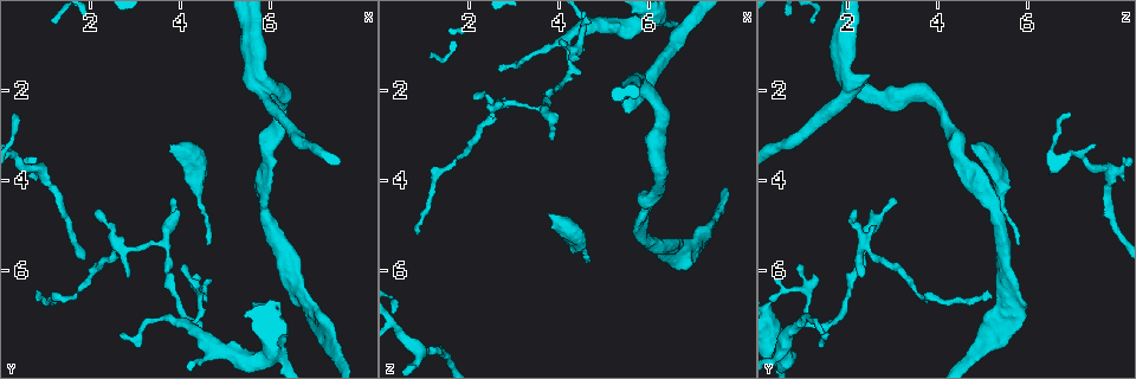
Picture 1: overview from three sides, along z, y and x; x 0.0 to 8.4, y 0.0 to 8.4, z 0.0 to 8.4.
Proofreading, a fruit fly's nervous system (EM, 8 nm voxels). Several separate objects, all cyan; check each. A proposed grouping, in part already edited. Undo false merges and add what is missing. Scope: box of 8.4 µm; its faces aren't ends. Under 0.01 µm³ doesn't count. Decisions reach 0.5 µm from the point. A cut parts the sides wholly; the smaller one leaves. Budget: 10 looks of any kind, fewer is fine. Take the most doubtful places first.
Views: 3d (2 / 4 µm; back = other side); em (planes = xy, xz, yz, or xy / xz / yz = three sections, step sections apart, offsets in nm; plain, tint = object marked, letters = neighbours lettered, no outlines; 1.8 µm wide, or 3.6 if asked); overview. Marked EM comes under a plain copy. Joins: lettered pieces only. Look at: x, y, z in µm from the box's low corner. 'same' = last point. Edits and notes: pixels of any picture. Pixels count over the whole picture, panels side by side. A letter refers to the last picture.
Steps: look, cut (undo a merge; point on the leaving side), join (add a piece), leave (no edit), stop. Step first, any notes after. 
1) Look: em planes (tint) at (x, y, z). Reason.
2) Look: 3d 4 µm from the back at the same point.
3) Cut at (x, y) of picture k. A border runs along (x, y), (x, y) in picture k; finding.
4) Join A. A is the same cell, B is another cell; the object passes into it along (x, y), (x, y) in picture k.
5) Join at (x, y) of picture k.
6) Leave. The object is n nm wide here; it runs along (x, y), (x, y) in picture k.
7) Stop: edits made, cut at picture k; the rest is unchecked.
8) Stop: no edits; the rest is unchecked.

Look: em yz step 4 (tint) at (6.00, 2.00, 2.05).

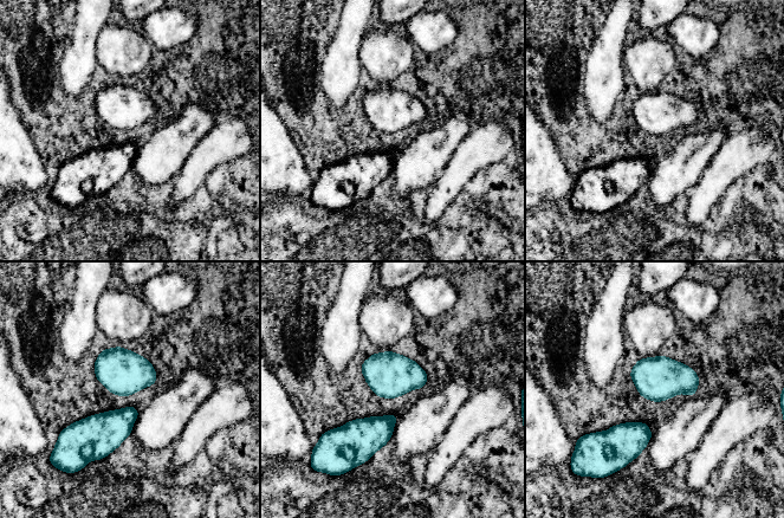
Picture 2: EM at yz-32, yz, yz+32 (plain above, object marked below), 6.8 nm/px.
Look: em xz step 16 (tint) at the same point. Cut it another way.

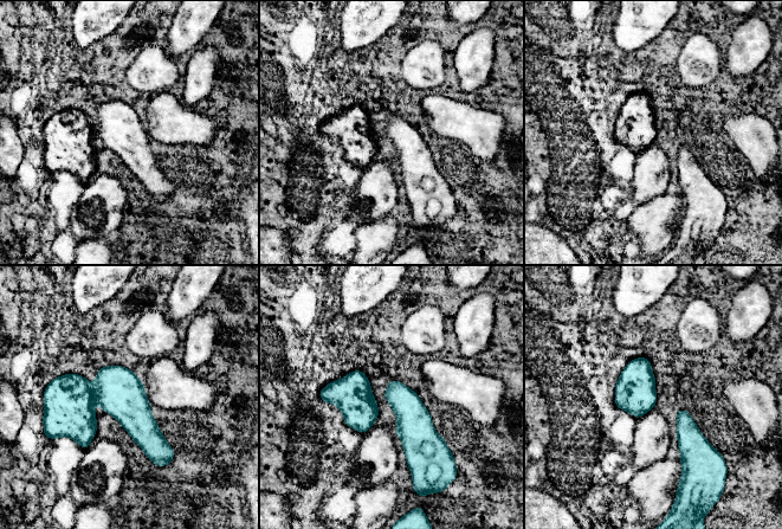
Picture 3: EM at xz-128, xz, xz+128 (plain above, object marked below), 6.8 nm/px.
Look: em xz step 16 (letters) at the same point.

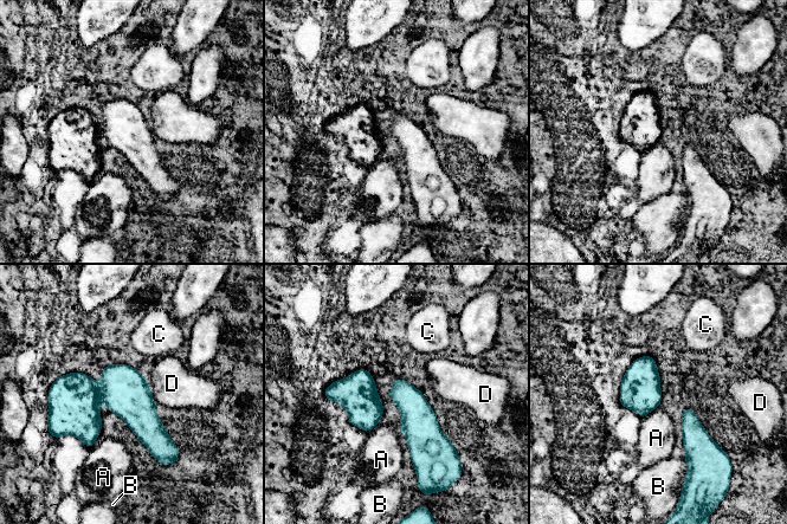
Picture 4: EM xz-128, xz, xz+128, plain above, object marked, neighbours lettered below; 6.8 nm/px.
Cut at (73, 400) of picture 4. The longest contact is with D, 170 nm; A, B, C and D are other cells; a border runs along (94, 382), (101, 401) in picture 4; a second cell is stuck on.

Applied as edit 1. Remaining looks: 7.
Look: overview.

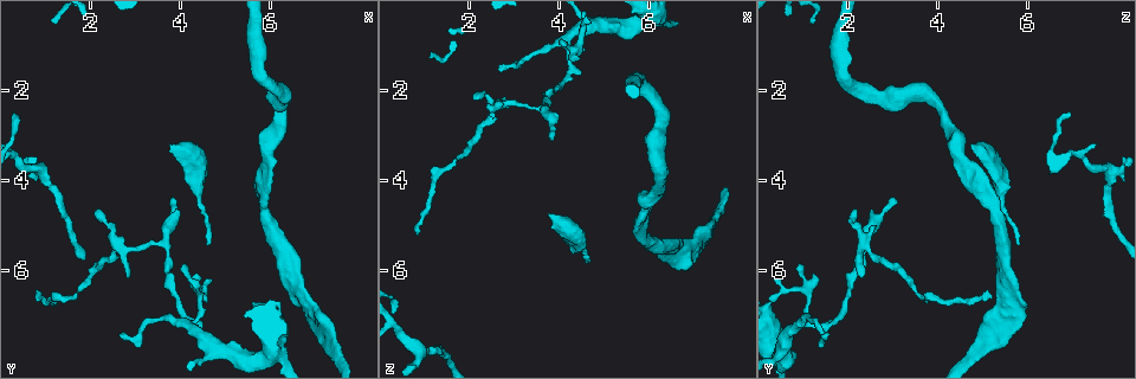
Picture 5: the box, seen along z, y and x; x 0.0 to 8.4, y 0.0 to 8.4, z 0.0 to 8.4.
Look: 3d 4 µm at (3.70, 3.25, 4.70).

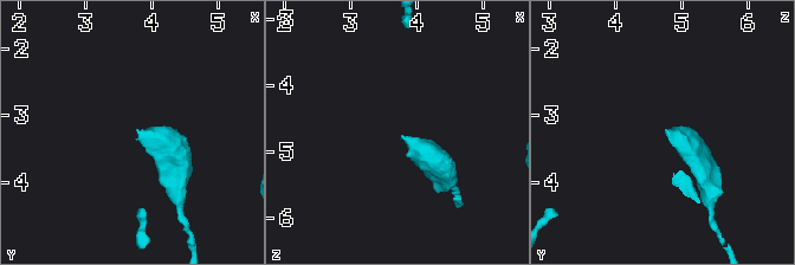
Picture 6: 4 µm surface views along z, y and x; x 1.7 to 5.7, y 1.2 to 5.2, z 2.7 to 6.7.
Look: em planes (tint) at (3.75, 3.25, 4.75). Now the EM.

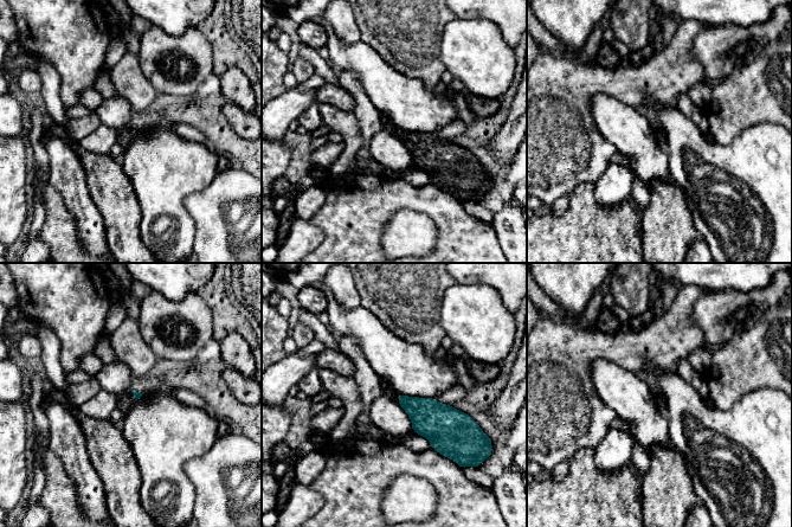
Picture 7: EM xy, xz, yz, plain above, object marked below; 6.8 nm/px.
Look: em planes (letters) at the same point. See the neighbours.

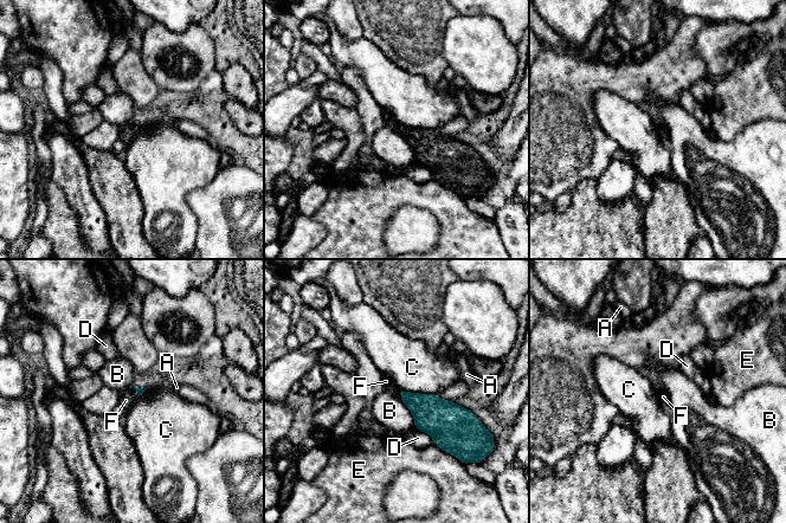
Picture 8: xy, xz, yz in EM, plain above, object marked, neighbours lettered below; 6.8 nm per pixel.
Join F. The longest contact is with C, 260 nm; F is the same cell, A, B, C, D and E are other cells; the object passes into it along (432, 414), (401, 394), (390, 386) in picture 8; the cell continues.

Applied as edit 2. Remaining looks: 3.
Look: em yz step 4 (letters) at (2.45, 5.05, 2.60).

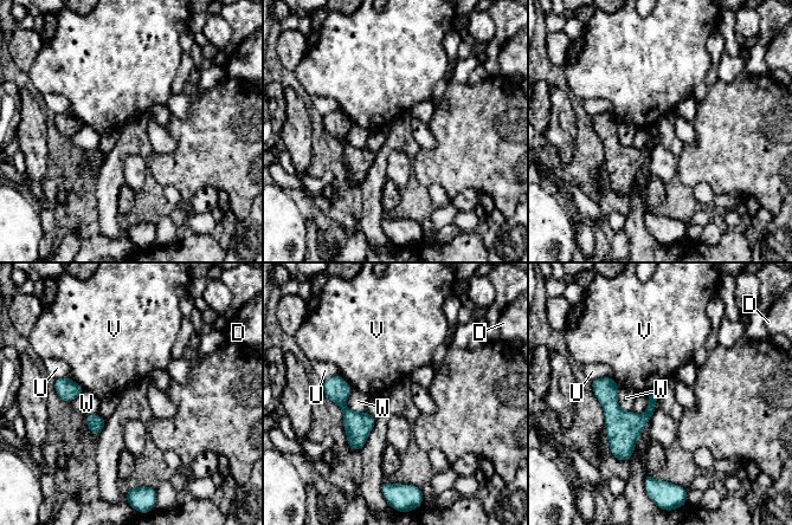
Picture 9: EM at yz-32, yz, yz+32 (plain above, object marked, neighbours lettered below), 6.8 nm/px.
Leave. D, U, V and W are other cells; a border runs along (68, 376), (83, 390) in picture 9; no lettered piece goes on from it.

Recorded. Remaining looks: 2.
Look: em planes (letters) at (0.90, 3.70, 7.75). Branch point.

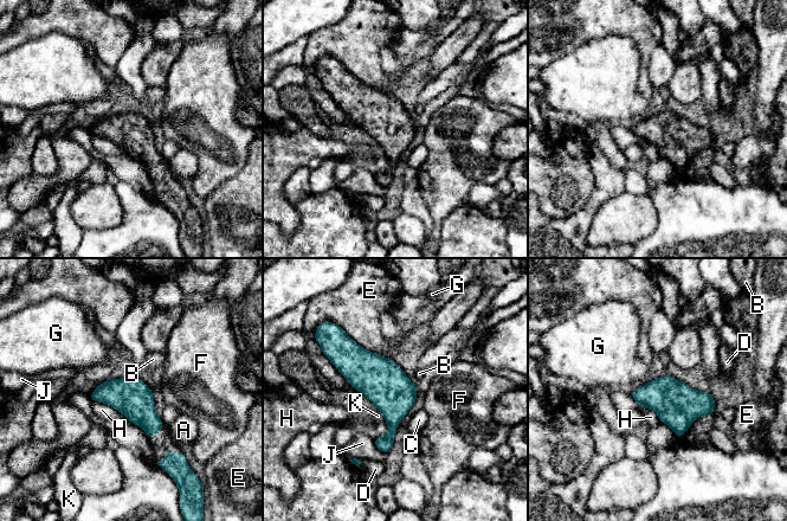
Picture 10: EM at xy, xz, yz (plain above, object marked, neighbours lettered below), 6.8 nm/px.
Leave. The longest contact is with E, 320 nm; A, B, C, D, E, F, G, H, J and K are other cells; a border runs along (92, 400), (111, 405), (128, 419) in picture 10; one cell here.

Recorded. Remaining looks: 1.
Stop: edits made, cut at picture 4, join at picture 8; the rest is unchecked.

